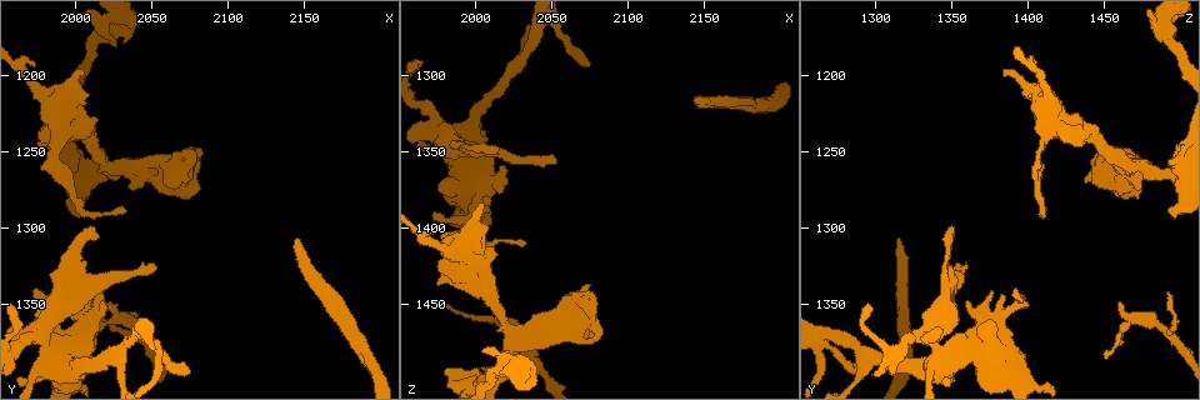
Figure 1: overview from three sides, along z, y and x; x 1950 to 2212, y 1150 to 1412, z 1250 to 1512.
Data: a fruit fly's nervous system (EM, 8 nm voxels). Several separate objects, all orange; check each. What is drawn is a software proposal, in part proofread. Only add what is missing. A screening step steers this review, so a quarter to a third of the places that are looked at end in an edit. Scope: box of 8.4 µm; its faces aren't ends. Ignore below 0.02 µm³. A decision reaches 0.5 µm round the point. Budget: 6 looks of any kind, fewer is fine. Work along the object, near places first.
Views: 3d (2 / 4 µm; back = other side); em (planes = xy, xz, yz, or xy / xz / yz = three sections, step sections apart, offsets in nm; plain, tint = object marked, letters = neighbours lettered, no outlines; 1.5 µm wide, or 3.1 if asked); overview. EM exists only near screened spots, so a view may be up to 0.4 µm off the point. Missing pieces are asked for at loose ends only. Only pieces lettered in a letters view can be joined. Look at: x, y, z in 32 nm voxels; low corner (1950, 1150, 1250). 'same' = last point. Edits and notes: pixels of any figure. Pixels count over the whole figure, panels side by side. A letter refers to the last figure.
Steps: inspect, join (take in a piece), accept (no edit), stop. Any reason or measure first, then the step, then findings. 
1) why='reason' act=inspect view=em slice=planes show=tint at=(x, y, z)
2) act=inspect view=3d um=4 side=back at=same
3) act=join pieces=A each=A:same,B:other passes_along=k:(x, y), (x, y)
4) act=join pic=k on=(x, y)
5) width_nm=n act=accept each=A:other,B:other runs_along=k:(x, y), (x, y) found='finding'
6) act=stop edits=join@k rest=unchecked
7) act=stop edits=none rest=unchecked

why='branch stops here' act=inspect view=em slice=planes show=letters at=(1978, 1384, 1450)

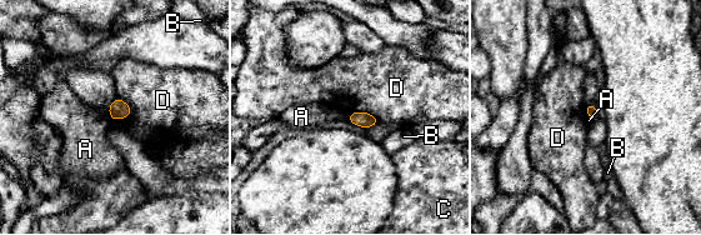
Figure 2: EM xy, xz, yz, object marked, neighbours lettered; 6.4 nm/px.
longest_contact=D:160nm act=accept each=A:other,B:other,C:other,D:other border=2:(108, 109), (111, 120) found='none of them fits'

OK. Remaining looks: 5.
why='an open end' act=inspect view=em slice=planes show=letters at=(2020, 1352, 1462)

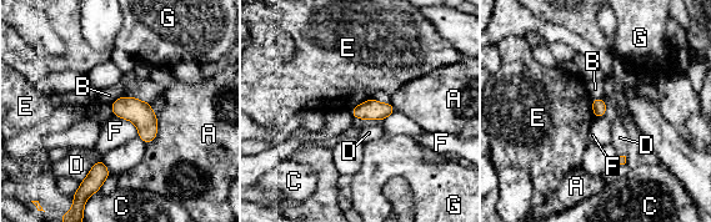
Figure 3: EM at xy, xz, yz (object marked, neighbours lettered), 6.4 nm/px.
act=accept each=A:other,B:other,C:other,D:other,E:other,F:other,G:other border=3:(114, 115), (130, 120), (139, 135) found='no lettered piece goes on from it'

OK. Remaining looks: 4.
why='branch stops here' act=inspect view=3d um=4 at=(1978, 1258, 1494)

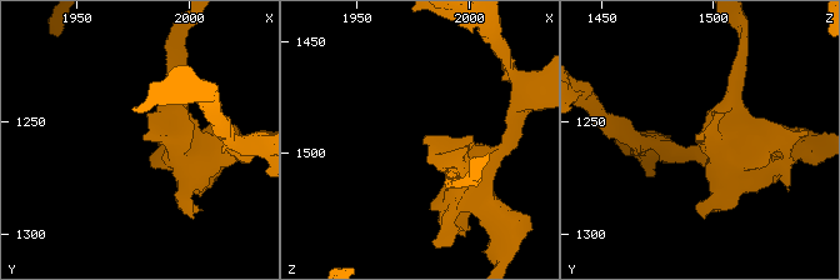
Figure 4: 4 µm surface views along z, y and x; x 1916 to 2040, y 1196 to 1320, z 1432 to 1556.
act=inspect view=em slice=yz step=8 show=letters at=(1979, 1257, 1494)

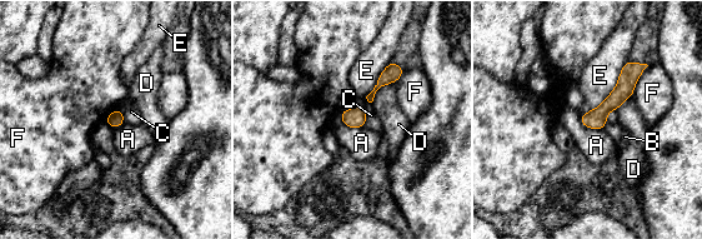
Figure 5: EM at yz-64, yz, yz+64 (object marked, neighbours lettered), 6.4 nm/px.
act=accept each=A:other,B:other,C:other,D:other,E:other,F:other runs_along=5:(637, 66), (625, 88), (585, 122) found='no lettered piece goes on from it'

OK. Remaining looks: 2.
act=stop edits=none rest=unchecked

